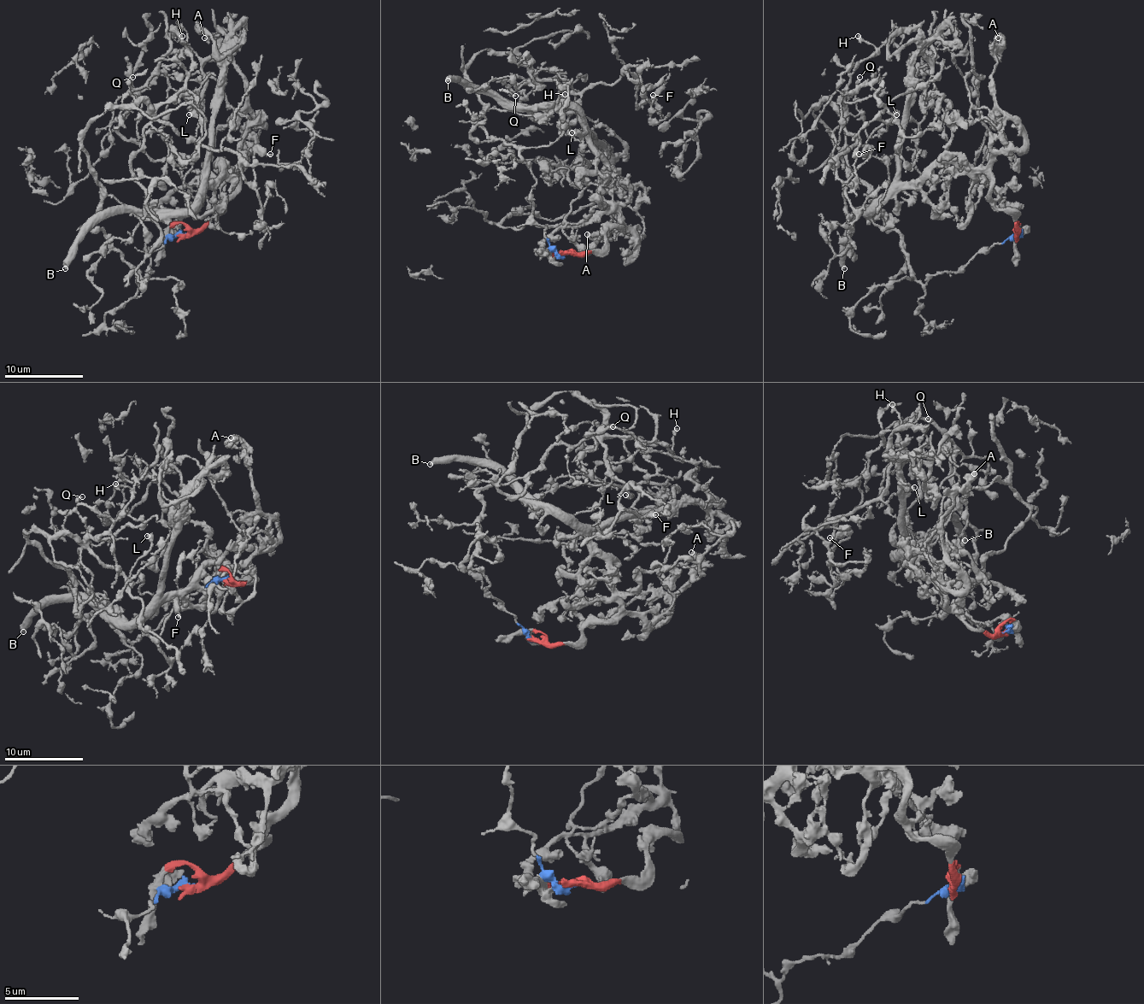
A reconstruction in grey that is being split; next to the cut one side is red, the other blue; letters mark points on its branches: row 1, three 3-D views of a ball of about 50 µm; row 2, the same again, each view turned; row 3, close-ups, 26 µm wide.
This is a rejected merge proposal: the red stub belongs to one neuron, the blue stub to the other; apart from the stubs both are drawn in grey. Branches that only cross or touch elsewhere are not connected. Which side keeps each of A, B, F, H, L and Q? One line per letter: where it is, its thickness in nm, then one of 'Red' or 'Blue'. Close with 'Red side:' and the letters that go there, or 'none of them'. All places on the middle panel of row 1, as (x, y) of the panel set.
A: Place: (587, 234). Thickness 550 nm. Red
B: Place: (448, 80). Thickness 400 nm. Red
F: Place: (653, 95). Thickness 180 nm. Blue
H: Place: (565, 94). Thickness 340 nm. Blue
L: Place: (572, 132). Thickness 480 nm. Blue
Q: Place: (515, 96). Thickness 240 nm. Blue
Red side: A, B

